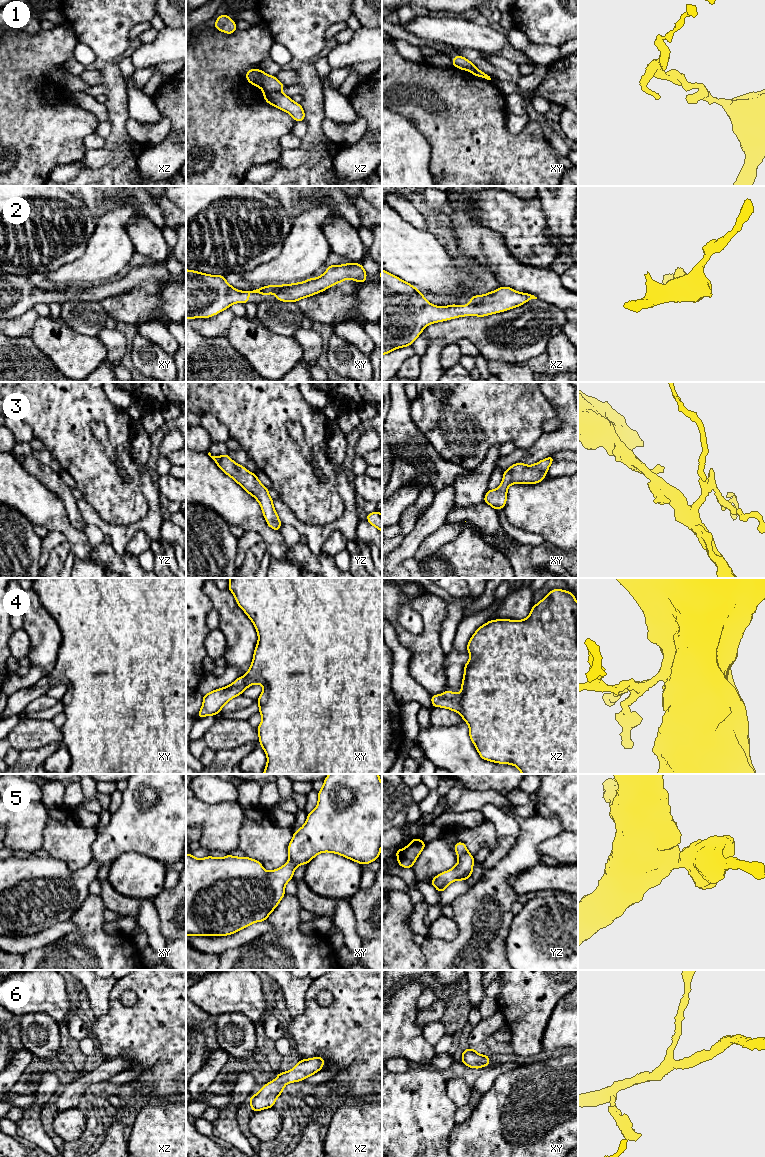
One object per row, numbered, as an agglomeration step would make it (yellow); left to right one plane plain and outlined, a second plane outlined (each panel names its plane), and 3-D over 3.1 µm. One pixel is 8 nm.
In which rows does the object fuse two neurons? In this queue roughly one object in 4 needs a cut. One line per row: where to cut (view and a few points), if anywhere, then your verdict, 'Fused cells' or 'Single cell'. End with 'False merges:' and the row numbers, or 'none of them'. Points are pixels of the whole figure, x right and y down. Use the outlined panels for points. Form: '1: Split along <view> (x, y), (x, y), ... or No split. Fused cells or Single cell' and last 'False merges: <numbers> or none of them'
1: Split along xz (264, 91), (279, 92). Fused cells
2: No split. Single cell
3: No split. Single cell
4: No split. Single cell
5: No split. Single cell
6: No split. Single cell
False merges: 1

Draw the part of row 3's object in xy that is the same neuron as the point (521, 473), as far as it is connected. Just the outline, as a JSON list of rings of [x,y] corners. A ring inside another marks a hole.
[[[553,456],[545,458],[534,465],[524,463],[515,463],[503,473],[501,485],[488,490],[483,502],[489,504],[495,510],[503,509],[507,501],[507,490],[512,484],[536,484],[543,481],[548,472],[551,463],[555,461]]]

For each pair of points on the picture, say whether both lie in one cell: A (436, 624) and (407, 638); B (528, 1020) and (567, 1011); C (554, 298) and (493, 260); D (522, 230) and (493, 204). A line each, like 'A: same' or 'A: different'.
A: same
B: different
C: same
D: same

